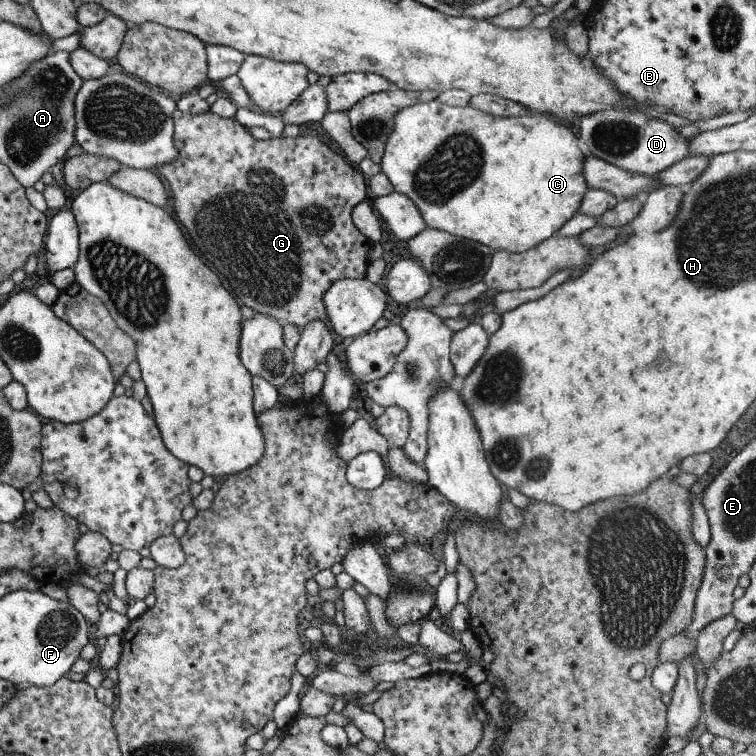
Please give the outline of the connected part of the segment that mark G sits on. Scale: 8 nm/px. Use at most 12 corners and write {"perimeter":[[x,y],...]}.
{"perimeter":[[175,109],[195,254],[303,330],[361,279],[363,175],[317,138]]}

